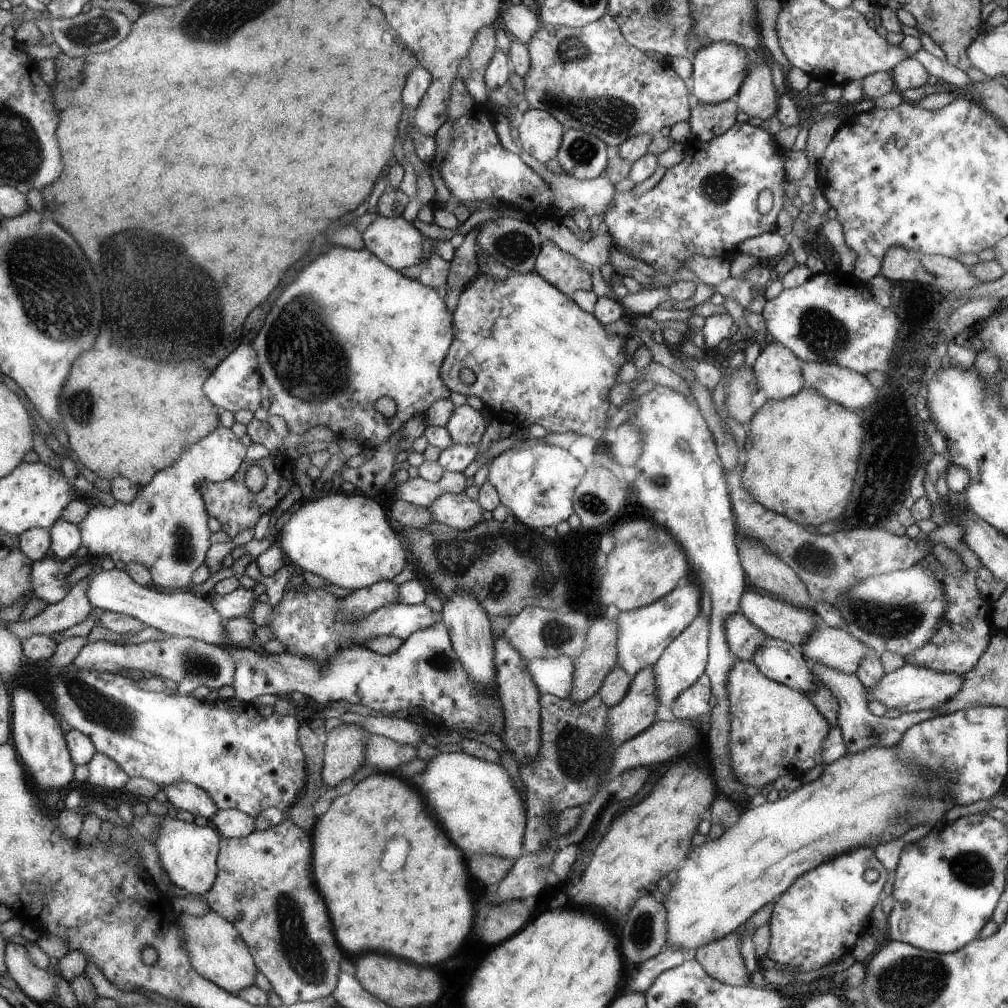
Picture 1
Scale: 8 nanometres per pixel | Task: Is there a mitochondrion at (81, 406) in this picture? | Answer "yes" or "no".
yes

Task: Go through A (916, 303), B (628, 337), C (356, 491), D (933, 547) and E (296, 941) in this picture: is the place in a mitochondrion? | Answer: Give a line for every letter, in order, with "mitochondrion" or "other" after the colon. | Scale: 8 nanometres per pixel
A: mitochondrion
B: other
C: other
D: other
E: mitochondrion

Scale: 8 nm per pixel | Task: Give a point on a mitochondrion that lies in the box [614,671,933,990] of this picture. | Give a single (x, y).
(642, 927)

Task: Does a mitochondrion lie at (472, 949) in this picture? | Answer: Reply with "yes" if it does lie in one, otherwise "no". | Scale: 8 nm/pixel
no

